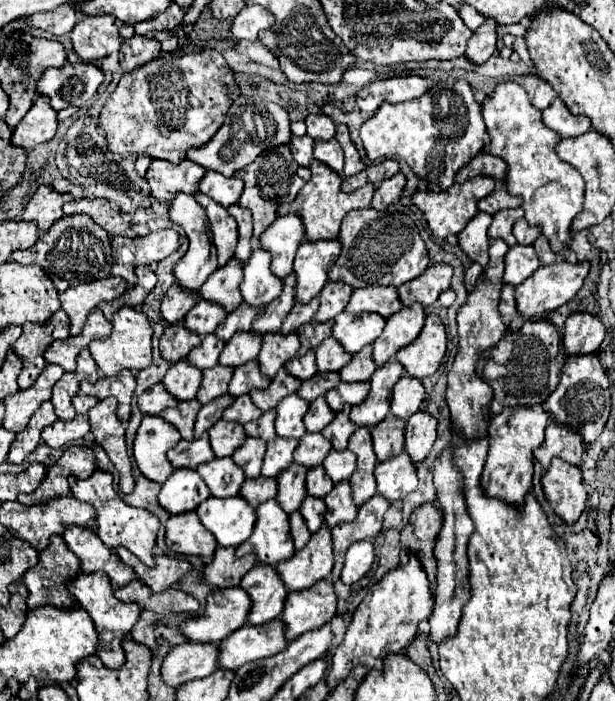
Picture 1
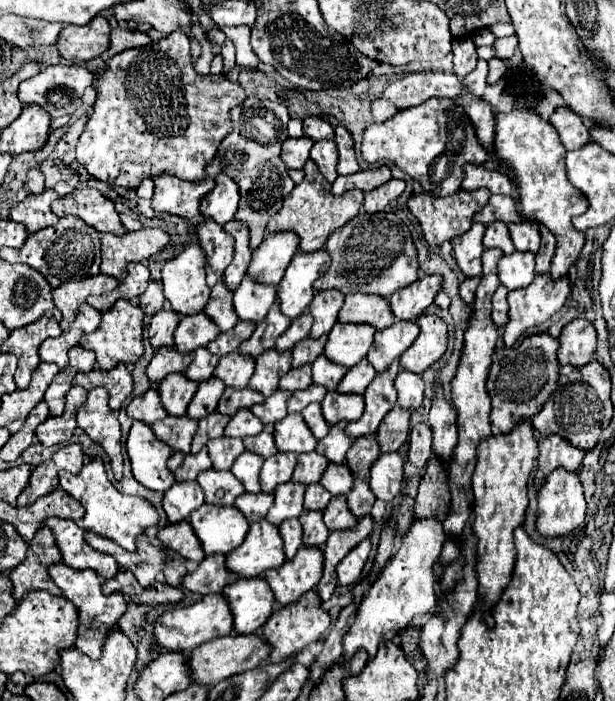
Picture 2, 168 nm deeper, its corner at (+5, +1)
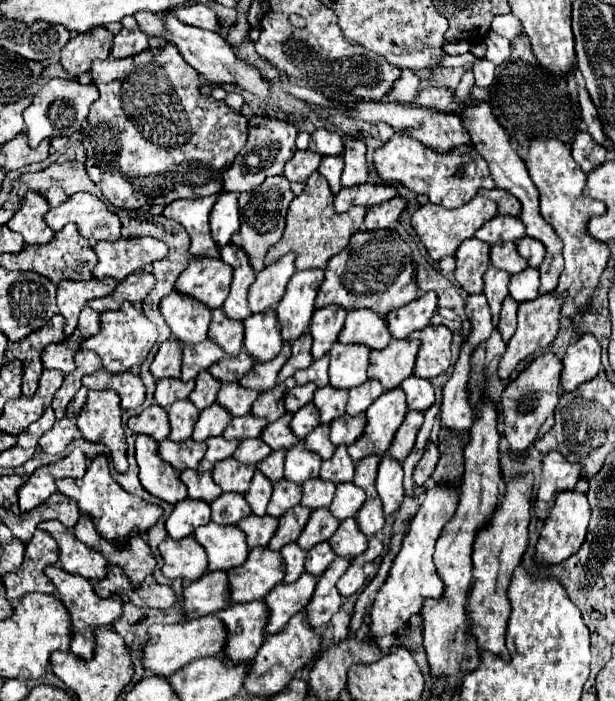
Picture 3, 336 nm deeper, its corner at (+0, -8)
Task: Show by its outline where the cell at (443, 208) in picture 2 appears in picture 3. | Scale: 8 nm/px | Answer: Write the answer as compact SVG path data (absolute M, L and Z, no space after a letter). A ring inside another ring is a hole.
M476 195L470 203L466 203L464 207L458 207L458 209L444 209L444 207L438 207L438 205L432 205L432 203L428 203L424 207L418 207L414 211L414 215L412 215L412 227L418 233L420 241L424 243L428 255L434 261L440 261L446 255L454 255L456 249L458 249L458 245L464 239L474 237L474 233L486 221L490 221L494 215L496 215L496 203L492 199L488 199L488 197Z

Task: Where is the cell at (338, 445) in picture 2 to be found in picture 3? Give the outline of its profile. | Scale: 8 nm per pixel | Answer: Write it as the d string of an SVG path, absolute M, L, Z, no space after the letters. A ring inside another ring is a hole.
M340 445L336 447L336 453L332 455L332 459L322 461L322 469L320 469L320 479L324 481L332 481L332 483L348 483L354 477L354 461L348 455L348 447Z

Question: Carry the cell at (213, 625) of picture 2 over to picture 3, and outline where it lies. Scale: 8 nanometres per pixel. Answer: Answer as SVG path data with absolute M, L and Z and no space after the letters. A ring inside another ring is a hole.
M206 615L176 625L152 625L148 627L148 643L142 651L142 665L146 671L152 671L154 675L168 677L196 659L220 655L224 651L224 643L226 643L224 623L220 623L216 615Z

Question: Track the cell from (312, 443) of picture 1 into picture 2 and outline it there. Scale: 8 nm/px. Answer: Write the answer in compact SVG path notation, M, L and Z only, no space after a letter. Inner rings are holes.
M317 452L299 454L297 466L295 466L295 472L293 472L293 482L301 482L301 484L319 482L327 464L329 462L327 462L327 458L323 458L323 454L317 454Z

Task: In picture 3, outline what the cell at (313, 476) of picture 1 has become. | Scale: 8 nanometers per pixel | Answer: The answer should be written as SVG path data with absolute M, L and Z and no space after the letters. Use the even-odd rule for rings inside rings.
M316 509L316 511L312 511L310 521L306 523L306 527L304 527L304 531L302 531L302 535L298 537L296 543L304 551L310 551L316 543L328 541L334 535L338 525L340 523L332 517L332 513L328 509Z

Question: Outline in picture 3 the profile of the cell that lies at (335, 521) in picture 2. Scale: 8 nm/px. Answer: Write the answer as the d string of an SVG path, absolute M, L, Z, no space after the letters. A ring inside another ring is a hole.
M344 519L338 527L338 531L330 537L330 547L338 557L346 557L346 559L354 559L360 553L366 551L366 543L368 537L358 529L354 519Z

